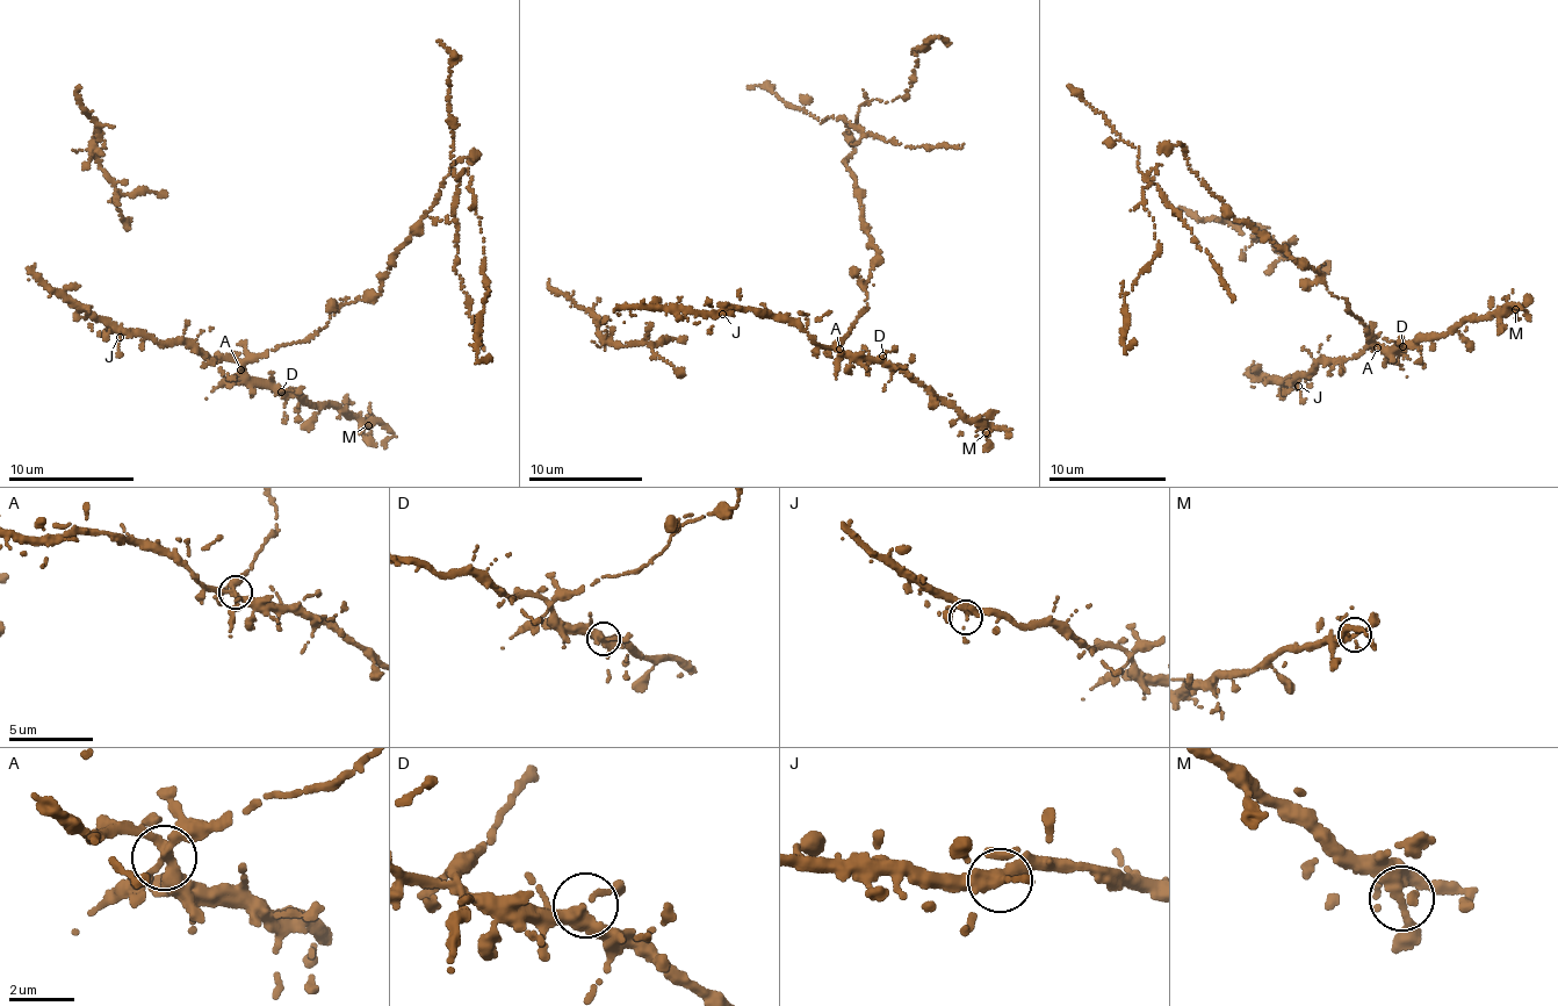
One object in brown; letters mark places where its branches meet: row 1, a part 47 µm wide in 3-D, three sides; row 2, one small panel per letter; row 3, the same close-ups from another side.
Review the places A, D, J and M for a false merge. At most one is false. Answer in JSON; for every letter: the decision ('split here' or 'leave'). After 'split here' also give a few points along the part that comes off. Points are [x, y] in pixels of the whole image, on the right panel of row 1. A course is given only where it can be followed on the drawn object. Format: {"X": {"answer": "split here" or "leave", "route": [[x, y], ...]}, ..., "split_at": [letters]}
{"A": {"answer": "split here", "route": [[1378, 349], [1321, 273], [1224, 208], [1180, 143], [1142, 189], [1159, 252], [1124, 296], [1124, 349], [1135, 340]]}, "D": {"answer": "leave"}, "J": {"answer": "leave"}, "M": {"answer": "leave"}, "split_at": ["A"]}

